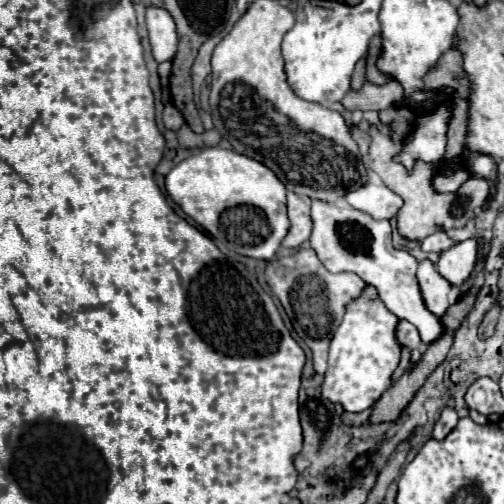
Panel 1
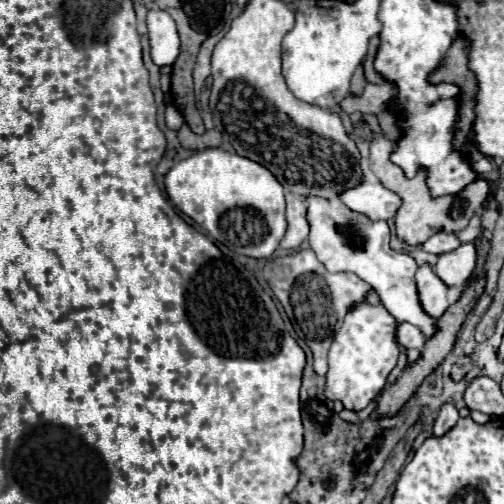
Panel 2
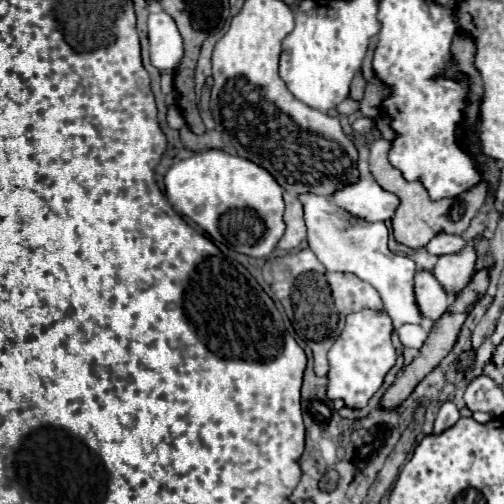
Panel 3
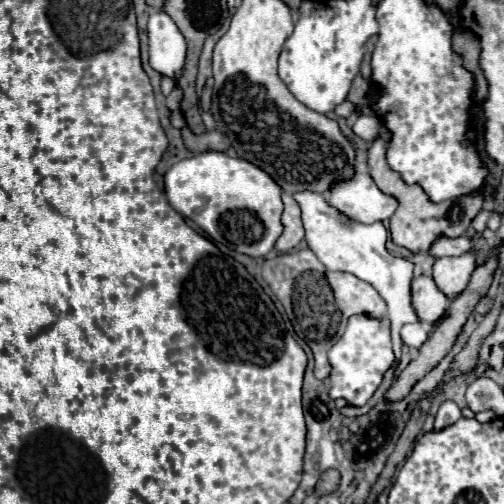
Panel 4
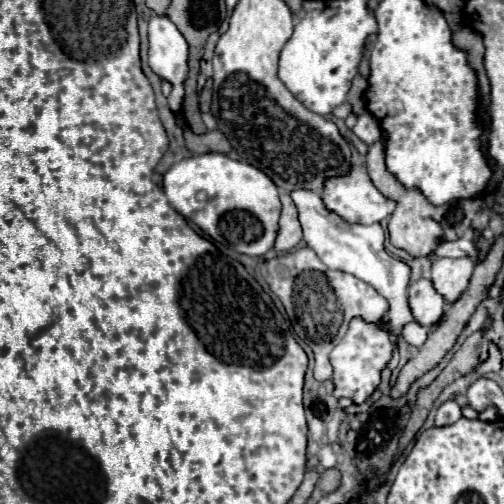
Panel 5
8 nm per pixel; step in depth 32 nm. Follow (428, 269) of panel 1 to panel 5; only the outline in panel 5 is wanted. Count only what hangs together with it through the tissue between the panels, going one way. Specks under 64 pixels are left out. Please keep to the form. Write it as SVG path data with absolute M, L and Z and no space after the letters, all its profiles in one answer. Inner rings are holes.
M420 278L410 284L410 308L418 324L432 326L440 320L444 312L444 296L440 296L434 288L434 284L426 278Z

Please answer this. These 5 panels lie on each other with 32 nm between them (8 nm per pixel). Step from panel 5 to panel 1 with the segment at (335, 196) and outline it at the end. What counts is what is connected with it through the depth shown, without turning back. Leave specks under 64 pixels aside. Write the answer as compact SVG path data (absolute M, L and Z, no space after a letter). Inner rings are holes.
M370 172L366 186L348 192L346 200L354 208L370 214L374 220L392 220L404 204L404 200L392 192L374 172Z

